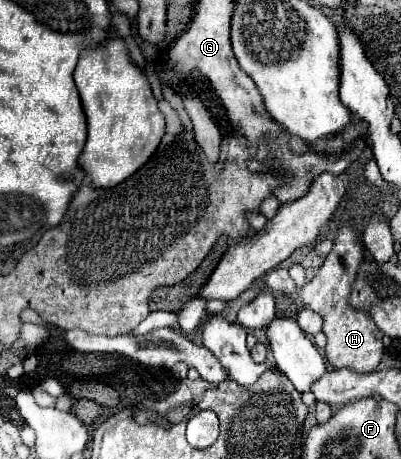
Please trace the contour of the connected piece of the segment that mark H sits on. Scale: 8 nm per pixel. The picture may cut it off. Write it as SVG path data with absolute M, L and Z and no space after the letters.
M341 227L335 239L333 251L327 255L323 267L313 277L311 283L303 285L299 297L305 307L319 313L323 321L323 333L327 337L325 359L333 369L351 369L355 373L371 373L377 369L383 357L383 333L375 327L371 317L365 311L351 309L347 305L347 295L355 281L359 263L363 261L363 251L359 245L359 237L353 227Z

